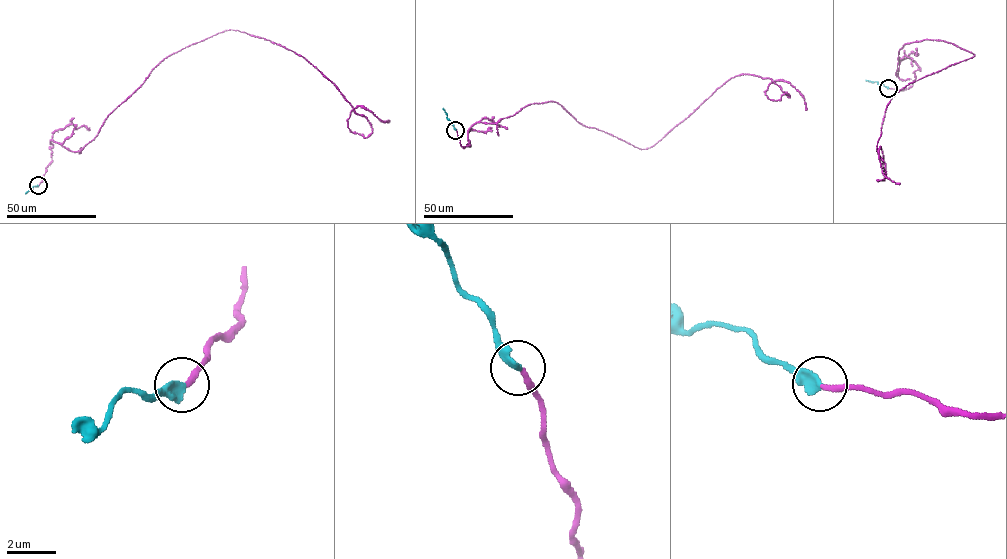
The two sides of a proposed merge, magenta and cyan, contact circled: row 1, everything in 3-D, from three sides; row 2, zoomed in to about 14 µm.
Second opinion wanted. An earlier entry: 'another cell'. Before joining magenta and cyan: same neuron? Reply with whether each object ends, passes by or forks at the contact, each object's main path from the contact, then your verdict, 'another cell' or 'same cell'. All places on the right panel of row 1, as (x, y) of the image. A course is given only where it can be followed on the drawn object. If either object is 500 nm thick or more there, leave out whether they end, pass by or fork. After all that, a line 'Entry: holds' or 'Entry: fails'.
magenta ends; cyan ends; course magenta (888, 88), (920, 70), (895, 73), (904, 44), (975, 55), (886, 106), (877, 180), (879, 147), (900, 184); course cyan (888, 88), (865, 80); same cell
Entry: fails

